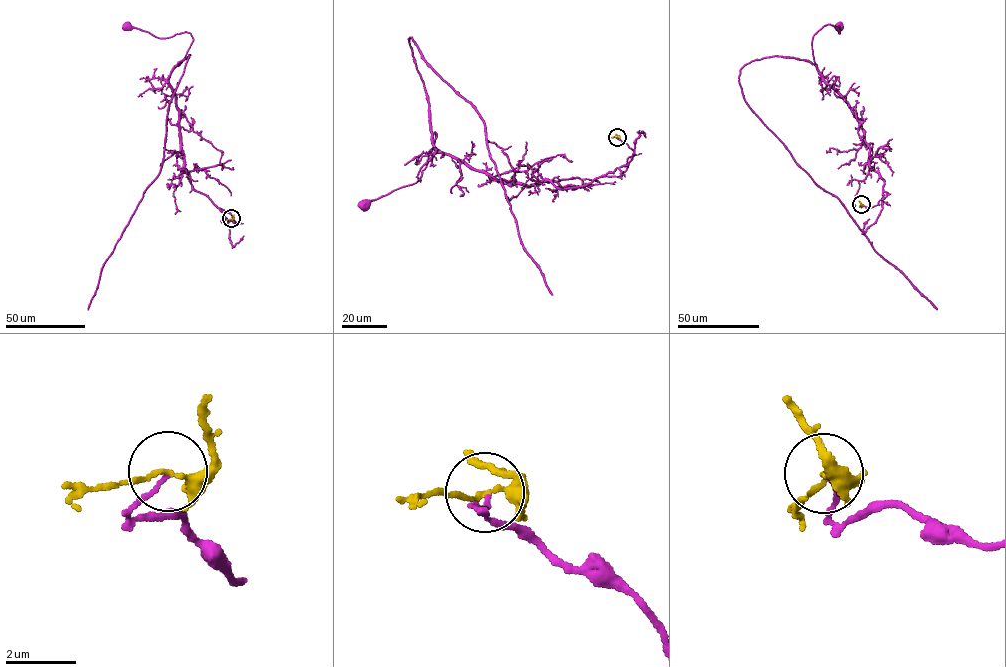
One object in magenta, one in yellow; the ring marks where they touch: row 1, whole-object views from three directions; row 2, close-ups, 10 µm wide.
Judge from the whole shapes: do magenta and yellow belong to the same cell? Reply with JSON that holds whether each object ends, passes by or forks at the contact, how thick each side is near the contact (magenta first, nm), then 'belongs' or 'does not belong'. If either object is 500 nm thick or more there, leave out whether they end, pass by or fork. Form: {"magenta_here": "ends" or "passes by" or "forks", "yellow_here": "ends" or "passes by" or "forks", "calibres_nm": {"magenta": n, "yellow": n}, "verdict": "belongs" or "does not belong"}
{"magenta_here": "ends", "yellow_here": "passes by", "calibres_nm": {"magenta": 90, "yellow": 160}, "verdict": "does not belong"}

